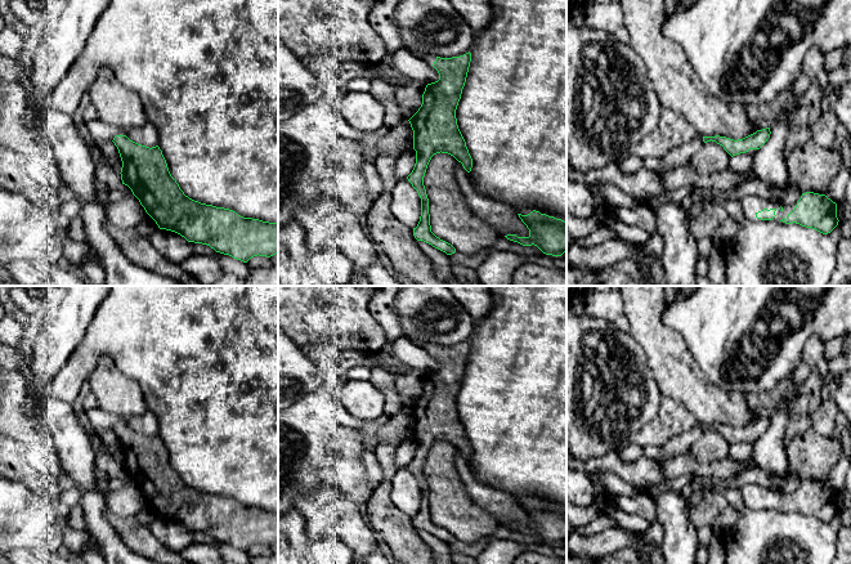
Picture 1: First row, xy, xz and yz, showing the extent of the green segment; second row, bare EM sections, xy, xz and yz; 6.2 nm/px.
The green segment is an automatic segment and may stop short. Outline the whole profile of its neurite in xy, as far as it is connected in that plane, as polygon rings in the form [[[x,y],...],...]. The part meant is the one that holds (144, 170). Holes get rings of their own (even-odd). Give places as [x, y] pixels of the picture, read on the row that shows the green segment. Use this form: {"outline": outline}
{"outline": [[[116,135],[112,142],[122,161],[122,184],[131,189],[160,229],[175,232],[188,242],[207,245],[216,252],[243,263],[257,255],[270,258],[278,254],[278,223],[243,218],[233,210],[194,201],[184,194],[171,176],[158,146],[149,148],[130,140],[126,135]]]}

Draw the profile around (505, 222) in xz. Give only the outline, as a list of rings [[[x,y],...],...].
[[[457,162],[456,180],[471,210],[483,220],[488,221],[500,237],[507,234],[529,237],[529,229],[518,214],[510,211],[506,206],[482,196],[474,189],[470,175],[461,162]]]

